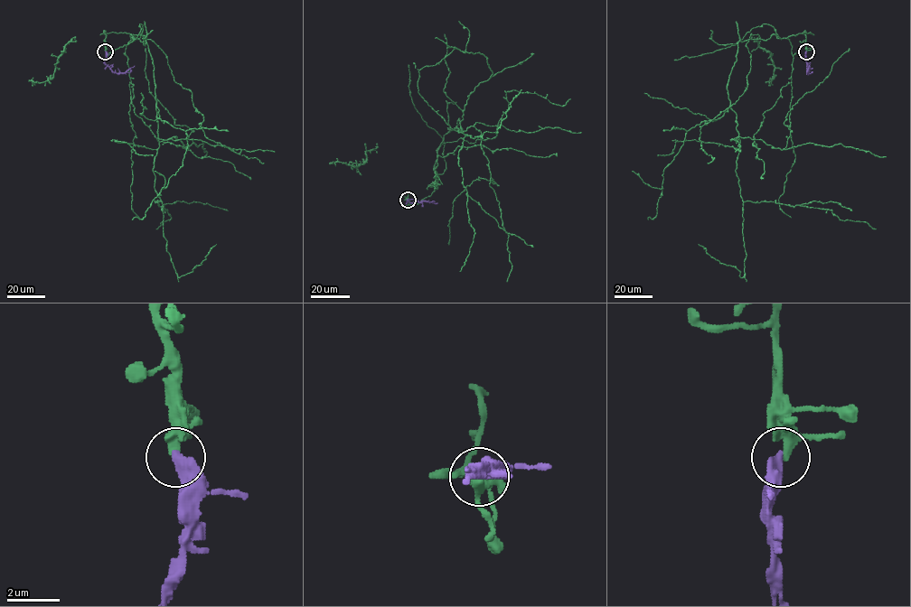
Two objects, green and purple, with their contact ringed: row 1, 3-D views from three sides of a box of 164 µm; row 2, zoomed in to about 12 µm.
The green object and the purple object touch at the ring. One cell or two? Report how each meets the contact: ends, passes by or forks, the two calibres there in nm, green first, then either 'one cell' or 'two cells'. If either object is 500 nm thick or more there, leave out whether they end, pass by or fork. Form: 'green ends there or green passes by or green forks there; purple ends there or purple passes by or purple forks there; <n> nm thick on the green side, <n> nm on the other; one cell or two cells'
green passes by; purple ends there; 300 nm thick on the green side, 440 nm on the other; one cell

